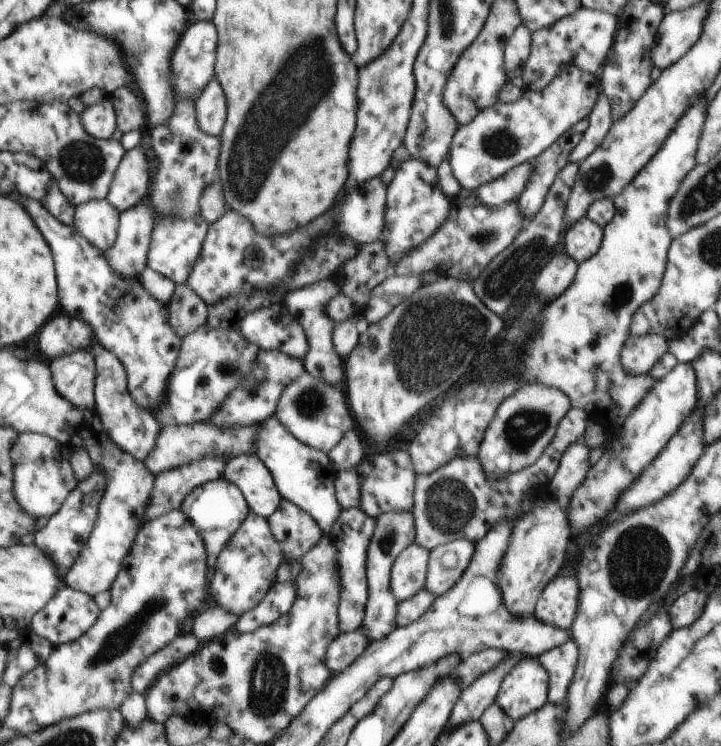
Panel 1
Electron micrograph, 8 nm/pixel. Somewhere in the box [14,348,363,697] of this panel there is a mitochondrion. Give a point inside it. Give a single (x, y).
(118, 641)

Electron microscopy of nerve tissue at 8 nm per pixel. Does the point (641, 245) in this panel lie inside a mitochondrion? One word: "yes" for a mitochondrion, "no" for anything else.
no

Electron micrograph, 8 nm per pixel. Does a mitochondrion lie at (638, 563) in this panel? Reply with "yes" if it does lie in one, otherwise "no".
yes

